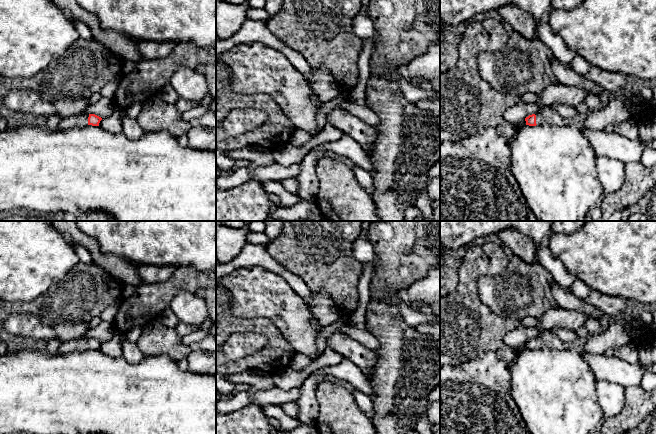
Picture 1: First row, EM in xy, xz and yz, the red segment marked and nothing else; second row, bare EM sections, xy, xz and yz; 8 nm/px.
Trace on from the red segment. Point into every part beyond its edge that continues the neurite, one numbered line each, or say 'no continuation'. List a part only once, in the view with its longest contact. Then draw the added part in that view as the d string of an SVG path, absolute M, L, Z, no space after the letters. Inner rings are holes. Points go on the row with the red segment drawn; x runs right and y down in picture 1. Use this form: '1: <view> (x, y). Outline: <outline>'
1: xy (79, 120). Outline: M82 112L67 118L64 118L60 121L59 126L63 127L63 130L67 130L74 127L83 127L88 125L89 114Z

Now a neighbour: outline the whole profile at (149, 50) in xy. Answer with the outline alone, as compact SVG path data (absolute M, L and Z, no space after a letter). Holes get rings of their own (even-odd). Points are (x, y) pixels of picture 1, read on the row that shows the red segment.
M137 41L138 52L143 60L165 58L176 45L175 42L168 41Z

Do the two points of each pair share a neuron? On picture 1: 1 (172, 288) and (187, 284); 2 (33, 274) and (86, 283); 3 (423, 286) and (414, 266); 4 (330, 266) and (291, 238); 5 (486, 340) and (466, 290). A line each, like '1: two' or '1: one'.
1: one
2: two
3: two
4: one
5: one

